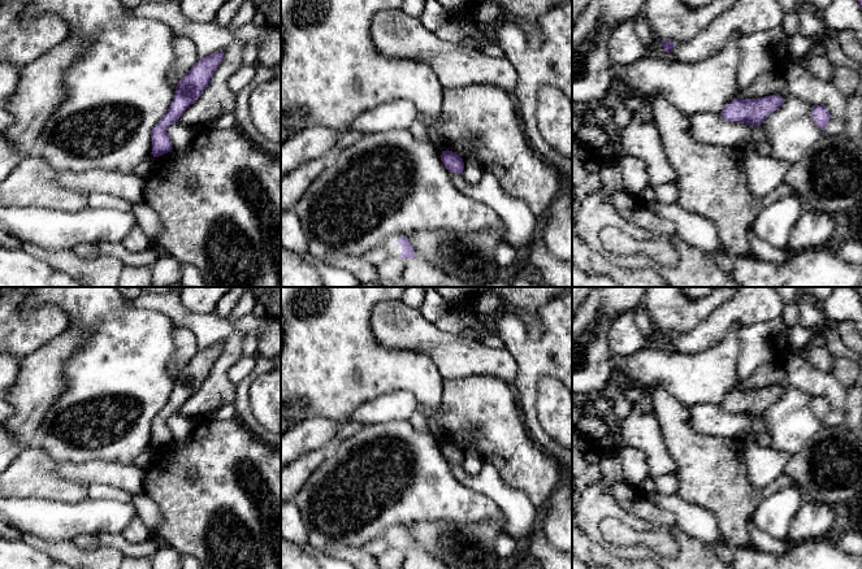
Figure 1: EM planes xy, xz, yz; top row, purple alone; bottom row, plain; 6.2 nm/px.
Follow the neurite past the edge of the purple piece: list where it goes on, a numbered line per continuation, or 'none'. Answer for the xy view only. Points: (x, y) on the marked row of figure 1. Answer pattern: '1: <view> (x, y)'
none

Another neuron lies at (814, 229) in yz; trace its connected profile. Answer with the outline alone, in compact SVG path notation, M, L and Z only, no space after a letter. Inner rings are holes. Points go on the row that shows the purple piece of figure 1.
M806 209L798 218L787 243L787 249L798 253L832 244L836 229L833 214Z

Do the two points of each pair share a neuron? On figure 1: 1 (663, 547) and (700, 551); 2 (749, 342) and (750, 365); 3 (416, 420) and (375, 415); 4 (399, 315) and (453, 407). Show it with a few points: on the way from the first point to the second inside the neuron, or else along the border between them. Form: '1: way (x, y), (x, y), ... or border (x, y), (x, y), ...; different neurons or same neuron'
1: border (678, 543), (679, 555); different neurons
2: way (750, 347), (750, 360); same neuron
3: border (419, 407), (407, 420); different neurons
4: border (472, 376), (442, 381); different neurons

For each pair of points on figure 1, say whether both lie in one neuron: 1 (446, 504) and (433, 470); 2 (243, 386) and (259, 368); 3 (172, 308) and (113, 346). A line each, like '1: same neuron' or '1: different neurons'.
1: same neuron
2: same neuron
3: different neurons

